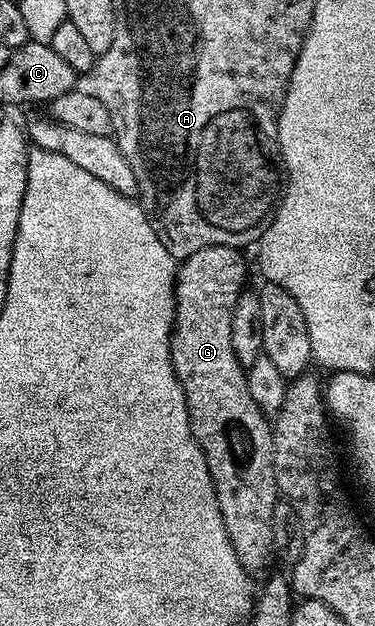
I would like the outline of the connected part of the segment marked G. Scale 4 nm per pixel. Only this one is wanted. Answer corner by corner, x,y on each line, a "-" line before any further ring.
236,246
199,248
199,252
187,256
180,265
178,265
177,287
173,289
173,295
177,303
173,309
173,336
169,340
169,347
171,348
171,360
175,368
175,376
183,388
183,396
185,397
185,403
189,409
191,432
195,436
199,448
205,454
209,475
211,476
213,487
217,493
219,512
223,516
223,528
227,528
227,536
231,540
231,548
235,548
235,556
239,556
239,564
243,564
243,568
247,571
256,572
256,570
261,570
268,564
269,558
272,559
274,557
273,541
275,540
275,536
271,533
271,524
275,517
275,504
279,500
279,491
277,489
277,481
275,480
273,428
270,419
261,411
259,404
255,404
255,399
251,397
251,391
247,389
246,367
241,366
239,360
235,360
235,348
231,348
231,316
235,312
235,306
239,300
239,296
246,293
247,286
245,286
245,277
249,274
248,268
245,267
245,258
241,254
244,253

